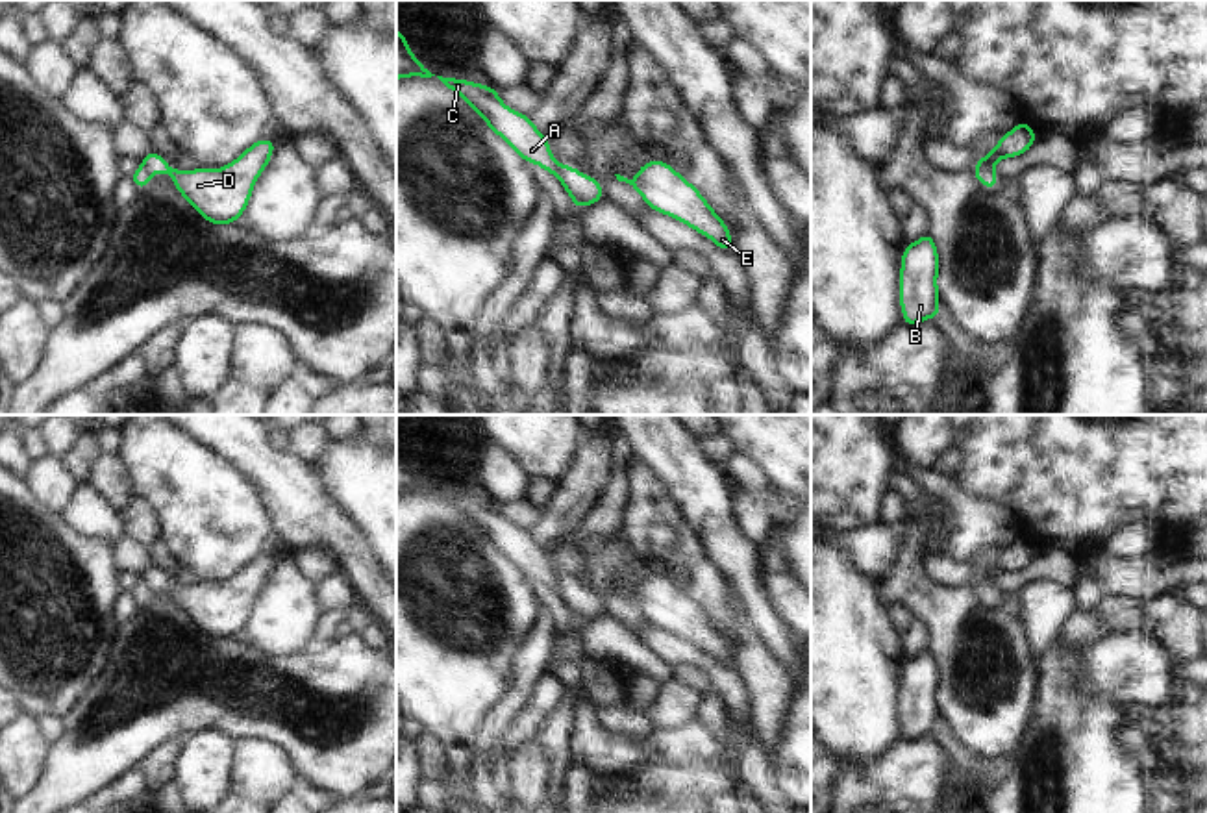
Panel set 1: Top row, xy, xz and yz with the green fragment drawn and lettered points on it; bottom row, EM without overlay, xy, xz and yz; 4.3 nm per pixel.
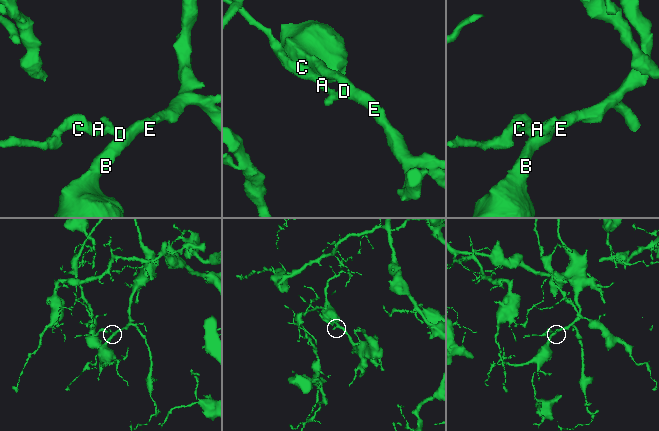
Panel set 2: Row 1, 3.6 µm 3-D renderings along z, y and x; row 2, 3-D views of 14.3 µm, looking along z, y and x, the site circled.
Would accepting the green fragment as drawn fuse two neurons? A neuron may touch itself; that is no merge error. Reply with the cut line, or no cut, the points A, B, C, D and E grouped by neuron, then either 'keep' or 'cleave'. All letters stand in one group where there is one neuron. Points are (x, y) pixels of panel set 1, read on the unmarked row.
cut in yz along (976, 580), (985, 580), (991, 586); A C / B D E; cleave

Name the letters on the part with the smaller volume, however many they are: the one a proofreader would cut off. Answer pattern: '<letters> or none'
A, C

